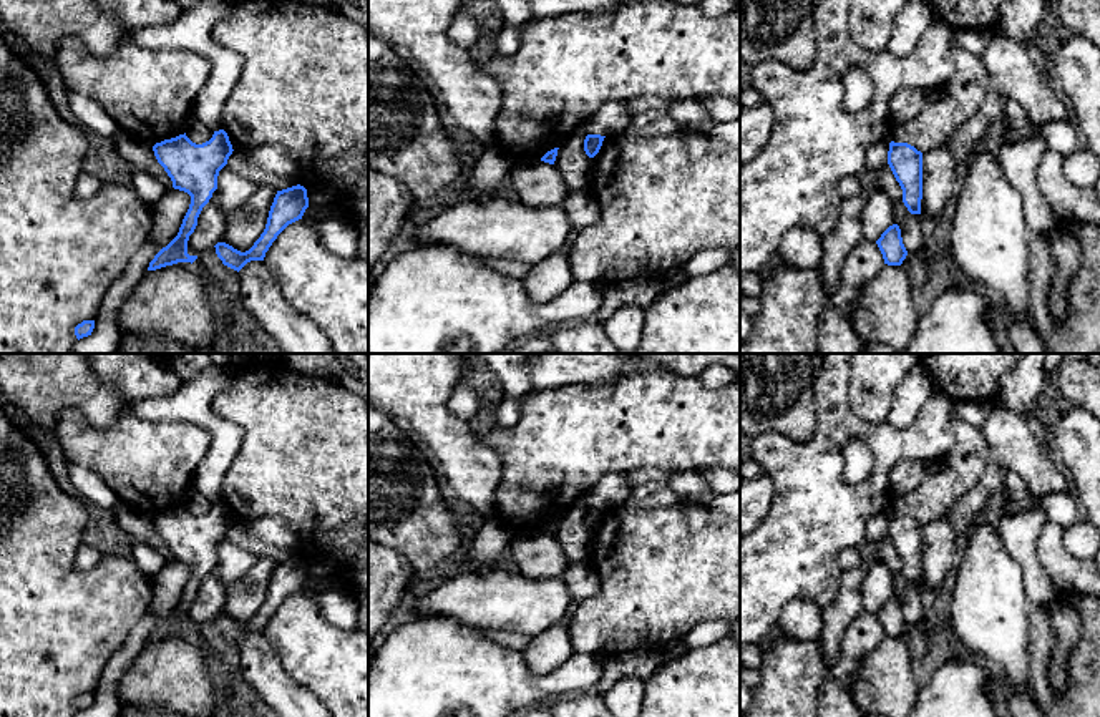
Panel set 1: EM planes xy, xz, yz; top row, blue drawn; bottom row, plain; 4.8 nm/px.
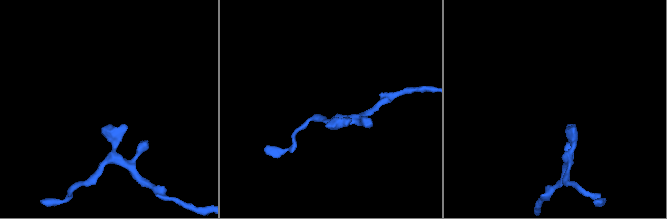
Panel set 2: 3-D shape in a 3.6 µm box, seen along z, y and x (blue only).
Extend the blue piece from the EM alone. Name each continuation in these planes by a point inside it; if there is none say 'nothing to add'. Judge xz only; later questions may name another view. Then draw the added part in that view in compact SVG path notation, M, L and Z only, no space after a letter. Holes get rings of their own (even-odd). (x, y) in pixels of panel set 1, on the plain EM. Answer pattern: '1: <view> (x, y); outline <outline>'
nothing to add

